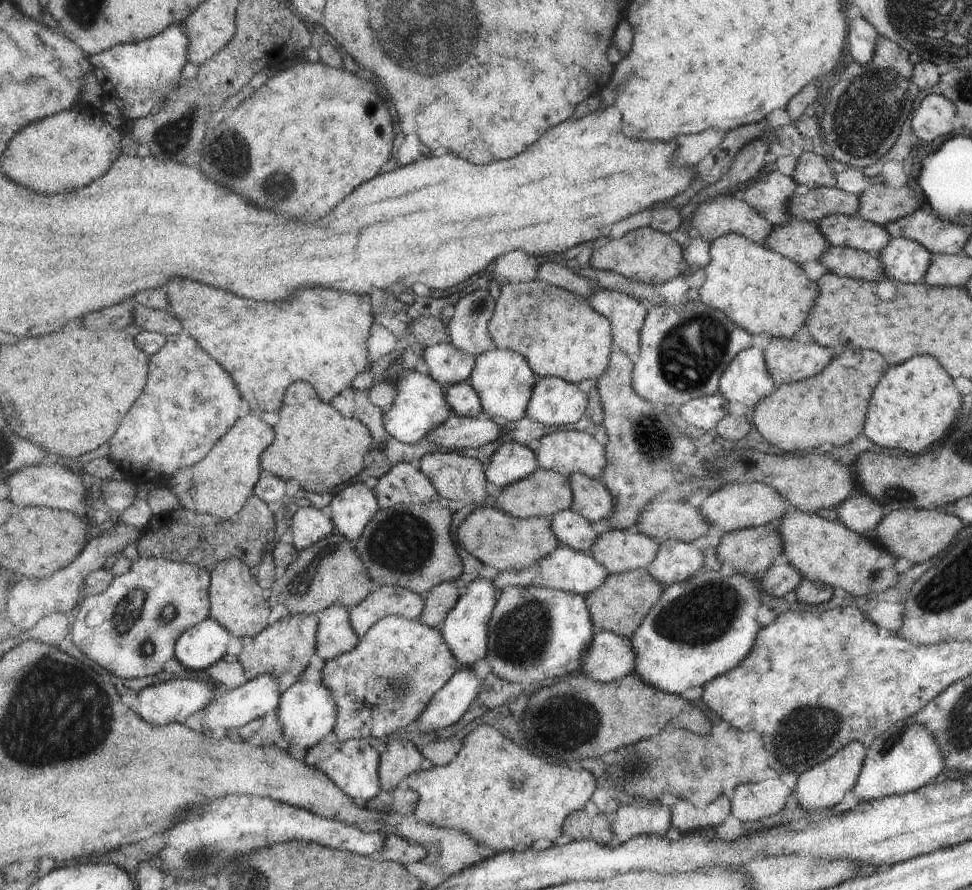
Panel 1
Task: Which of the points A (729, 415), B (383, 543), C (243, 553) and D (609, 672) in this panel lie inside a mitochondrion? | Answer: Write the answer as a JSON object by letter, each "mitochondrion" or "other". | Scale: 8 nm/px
{"A":"other","B":"mitochondrion","C":"other","D":"other"}

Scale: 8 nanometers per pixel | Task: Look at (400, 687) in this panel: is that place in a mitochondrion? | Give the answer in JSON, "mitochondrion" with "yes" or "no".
{"mitochondrion":"yes"}

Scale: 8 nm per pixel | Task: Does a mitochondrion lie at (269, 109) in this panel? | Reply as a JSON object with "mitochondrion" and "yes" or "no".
{"mitochondrion":"no"}

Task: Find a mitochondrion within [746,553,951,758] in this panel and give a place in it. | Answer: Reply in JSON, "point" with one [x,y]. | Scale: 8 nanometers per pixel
{"point":[807,730]}

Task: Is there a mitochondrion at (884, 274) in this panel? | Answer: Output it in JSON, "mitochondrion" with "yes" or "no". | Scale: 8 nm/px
{"mitochondrion":"no"}

